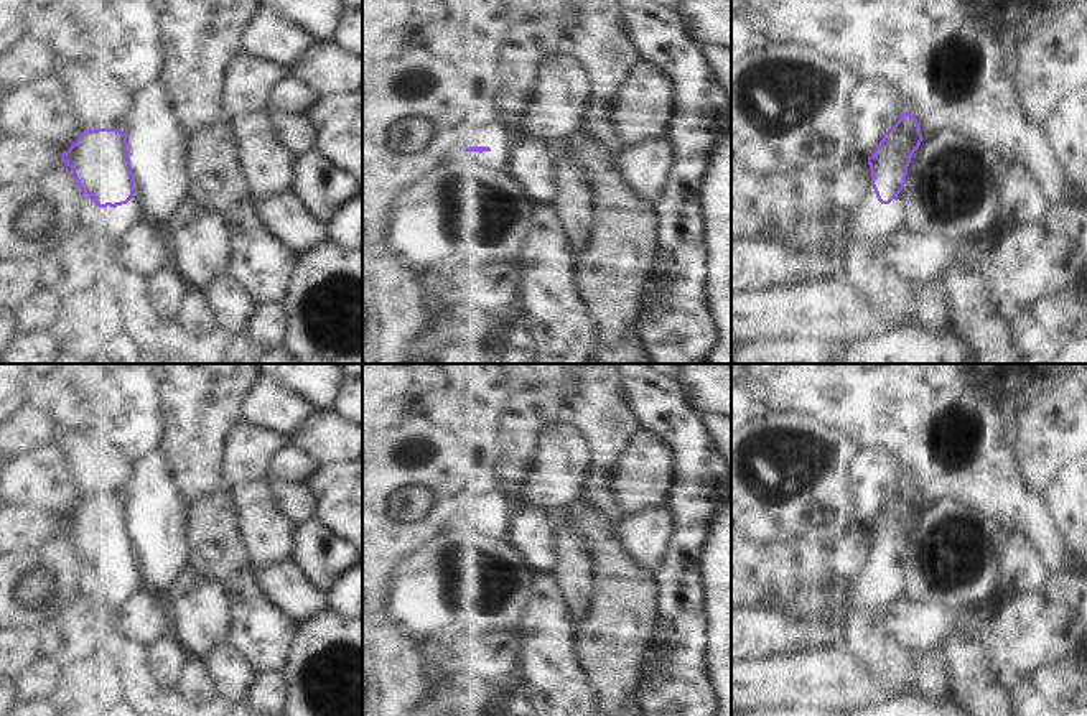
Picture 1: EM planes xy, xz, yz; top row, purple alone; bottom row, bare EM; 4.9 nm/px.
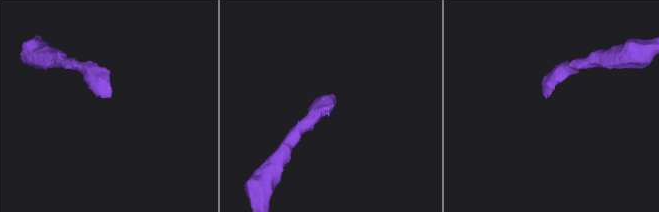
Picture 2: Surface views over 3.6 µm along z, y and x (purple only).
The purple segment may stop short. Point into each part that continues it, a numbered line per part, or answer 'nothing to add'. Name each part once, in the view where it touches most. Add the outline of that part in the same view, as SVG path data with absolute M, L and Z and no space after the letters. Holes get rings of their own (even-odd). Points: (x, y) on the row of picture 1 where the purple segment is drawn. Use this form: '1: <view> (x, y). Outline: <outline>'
1: xy (99, 255). Outline: M127 204L110 211L96 206L71 265L74 273L87 275L91 285L117 295L125 332L145 356L180 357L189 364L303 364L287 342L265 347L249 332L232 334L221 328L194 334L180 321L166 319L152 301L150 280L122 260L122 242L138 222L140 214Z

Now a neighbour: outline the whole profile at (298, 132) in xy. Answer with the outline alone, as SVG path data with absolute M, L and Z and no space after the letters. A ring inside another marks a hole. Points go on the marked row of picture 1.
M272 112L272 119L278 138L287 145L296 160L303 155L318 151L318 127L310 115Z

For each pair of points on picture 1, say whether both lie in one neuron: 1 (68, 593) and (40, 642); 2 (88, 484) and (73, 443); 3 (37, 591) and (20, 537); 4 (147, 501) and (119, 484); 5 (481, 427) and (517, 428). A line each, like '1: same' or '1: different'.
1: different
2: same
3: different
4: different
5: different

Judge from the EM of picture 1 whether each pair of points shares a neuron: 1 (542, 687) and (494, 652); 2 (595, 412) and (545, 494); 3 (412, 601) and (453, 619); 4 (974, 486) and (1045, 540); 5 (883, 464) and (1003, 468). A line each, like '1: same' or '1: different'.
1: different
2: different
3: same
4: same
5: different

